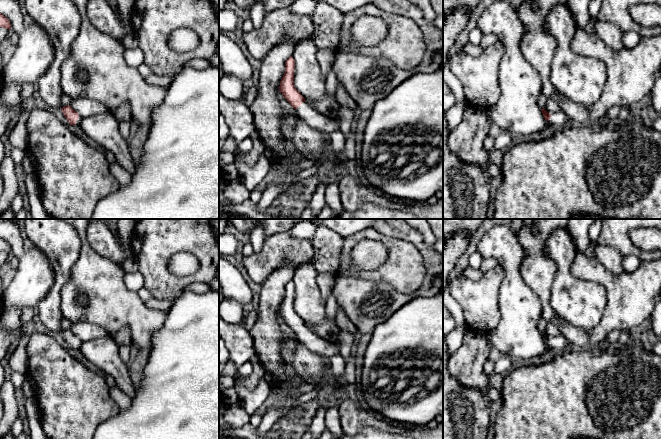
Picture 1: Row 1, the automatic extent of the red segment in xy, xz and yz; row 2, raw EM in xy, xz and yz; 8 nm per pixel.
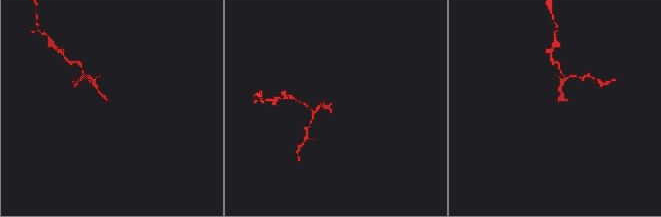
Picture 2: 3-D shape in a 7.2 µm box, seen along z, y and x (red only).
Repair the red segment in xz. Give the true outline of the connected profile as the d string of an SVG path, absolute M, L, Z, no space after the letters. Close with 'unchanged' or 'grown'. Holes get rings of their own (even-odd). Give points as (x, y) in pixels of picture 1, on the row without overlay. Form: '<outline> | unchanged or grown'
M289 281L285 286L285 297L280 305L279 315L297 335L298 341L311 352L330 359L339 353L339 347L319 337L305 326L305 322L294 310L295 284Z | grown

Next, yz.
M544 332L541 334L545 344L550 350L554 352L565 352L568 350L568 346L571 345L568 340L563 336L548 337Z | grown

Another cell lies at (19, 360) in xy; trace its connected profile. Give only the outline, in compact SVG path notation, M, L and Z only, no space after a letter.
M25 333L10 355L9 365L13 372L26 374L29 365L29 356L27 352L28 340L29 334Z

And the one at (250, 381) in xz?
M256 355L251 357L250 362L253 367L252 373L240 380L240 386L253 390L259 384L260 380L265 376L266 370Z

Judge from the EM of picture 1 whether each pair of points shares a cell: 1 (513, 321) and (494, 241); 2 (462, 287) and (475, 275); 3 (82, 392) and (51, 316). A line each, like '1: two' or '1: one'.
1: one
2: two
3: two

